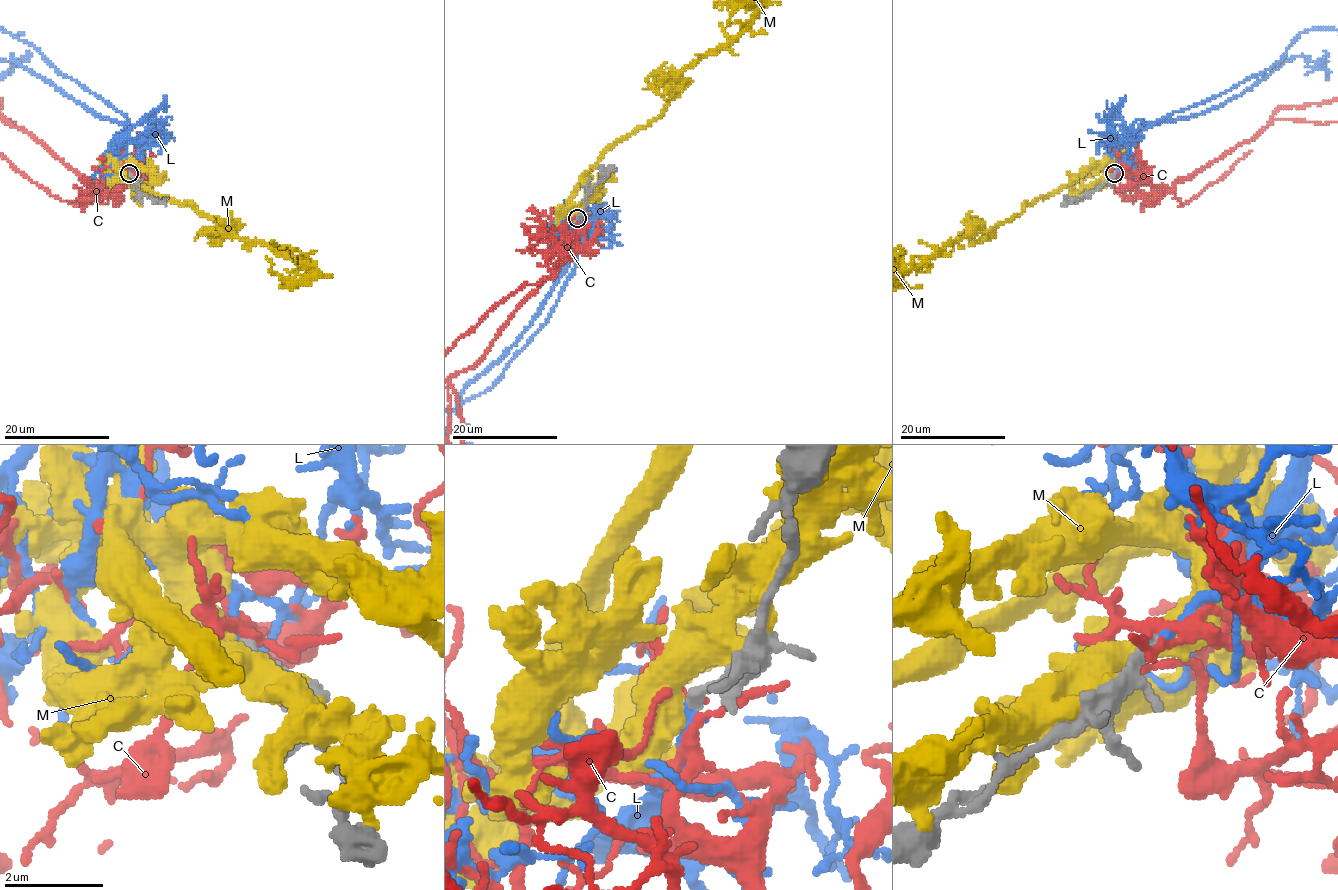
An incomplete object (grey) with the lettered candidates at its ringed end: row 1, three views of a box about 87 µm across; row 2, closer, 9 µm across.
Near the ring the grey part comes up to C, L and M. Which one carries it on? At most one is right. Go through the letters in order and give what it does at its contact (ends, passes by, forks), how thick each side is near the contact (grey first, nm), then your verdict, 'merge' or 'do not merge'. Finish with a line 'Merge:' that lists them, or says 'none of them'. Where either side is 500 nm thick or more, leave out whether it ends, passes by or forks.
C: it forks there; 280 nm thick on the grey side, 220 nm on the other; do not merge
L: it ends there; 280 nm thick on the grey side, 170 nm on the other; do not merge
M: 260 nm thick on the grey side, 550 nm on the other; do not merge
Merge: none of them

